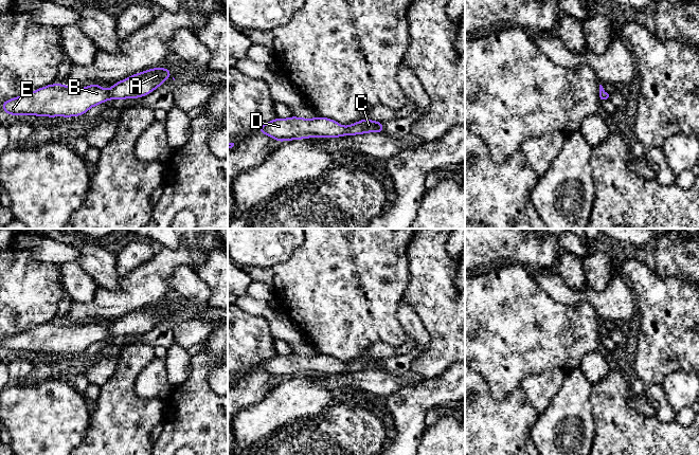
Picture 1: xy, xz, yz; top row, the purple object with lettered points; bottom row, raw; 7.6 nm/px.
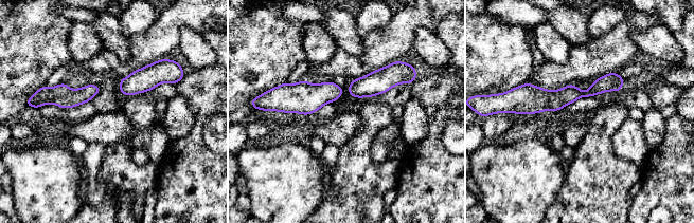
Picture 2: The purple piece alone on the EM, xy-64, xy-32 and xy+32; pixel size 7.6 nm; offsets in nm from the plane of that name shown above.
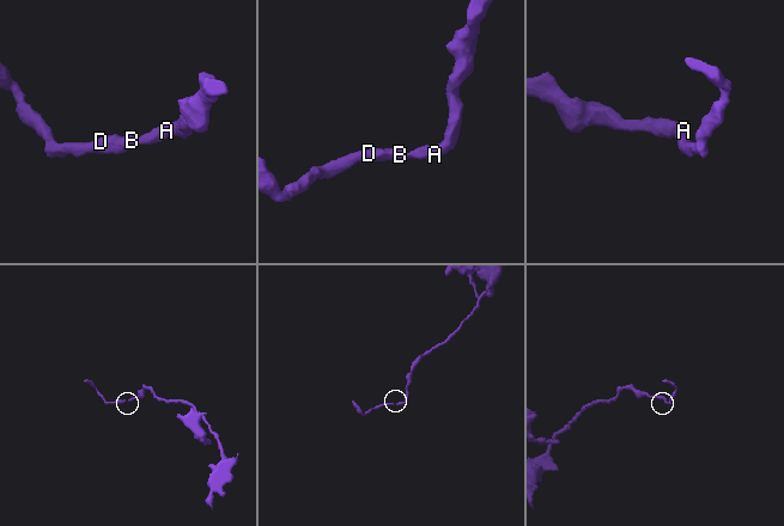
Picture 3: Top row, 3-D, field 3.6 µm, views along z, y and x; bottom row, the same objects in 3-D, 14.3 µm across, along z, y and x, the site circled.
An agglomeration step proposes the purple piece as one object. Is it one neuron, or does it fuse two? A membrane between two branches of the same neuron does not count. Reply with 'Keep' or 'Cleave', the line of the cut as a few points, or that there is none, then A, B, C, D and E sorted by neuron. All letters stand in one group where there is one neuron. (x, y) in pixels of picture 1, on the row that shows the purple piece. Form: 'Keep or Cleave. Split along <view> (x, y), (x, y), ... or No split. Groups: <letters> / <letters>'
Keep. No split. Groups: A B C D E

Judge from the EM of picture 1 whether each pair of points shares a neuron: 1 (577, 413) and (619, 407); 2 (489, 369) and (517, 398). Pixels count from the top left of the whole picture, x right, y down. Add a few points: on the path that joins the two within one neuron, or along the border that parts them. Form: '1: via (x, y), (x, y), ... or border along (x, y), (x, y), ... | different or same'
1: border along (591, 385), (590, 405), (595, 435) | different
2: border along (487, 386), (496, 400), (506, 399), (520, 386) | different

